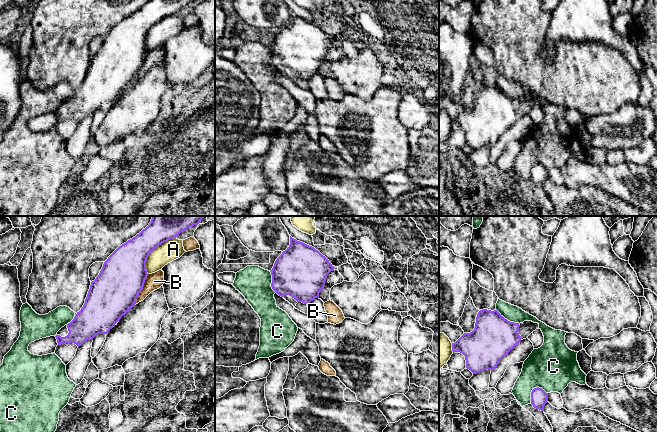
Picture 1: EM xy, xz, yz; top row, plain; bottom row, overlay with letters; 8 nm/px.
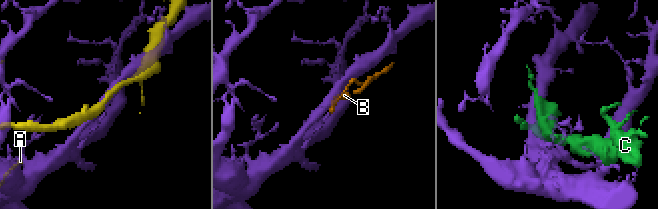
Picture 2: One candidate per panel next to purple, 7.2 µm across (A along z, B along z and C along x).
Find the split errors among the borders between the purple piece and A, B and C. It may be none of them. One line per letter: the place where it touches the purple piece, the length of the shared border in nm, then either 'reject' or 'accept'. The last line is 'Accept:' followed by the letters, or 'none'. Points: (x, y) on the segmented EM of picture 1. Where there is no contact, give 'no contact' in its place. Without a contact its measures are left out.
A: xy (152, 250) | 380 nm | reject
B: xy (142, 288) | 280 nm | reject
C: yz (533, 389) | 170 nm | reject
Accept: none

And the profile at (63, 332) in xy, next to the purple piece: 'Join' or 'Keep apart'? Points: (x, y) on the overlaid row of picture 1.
Join

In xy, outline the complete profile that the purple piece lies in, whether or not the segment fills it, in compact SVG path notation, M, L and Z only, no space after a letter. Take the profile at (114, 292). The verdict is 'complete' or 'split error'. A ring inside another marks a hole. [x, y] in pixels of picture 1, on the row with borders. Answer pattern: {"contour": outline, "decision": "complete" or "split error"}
{"contour": "M152 216L151 222L145 229L126 243L119 246L104 262L99 275L91 282L90 289L81 310L75 313L75 317L70 323L57 332L55 337L58 345L74 343L79 347L87 340L93 340L98 334L107 334L121 317L135 305L137 297L142 291L148 276L146 261L149 254L162 243L176 238L186 229L198 225L204 217L206 216Z", "decision": "split error"}

